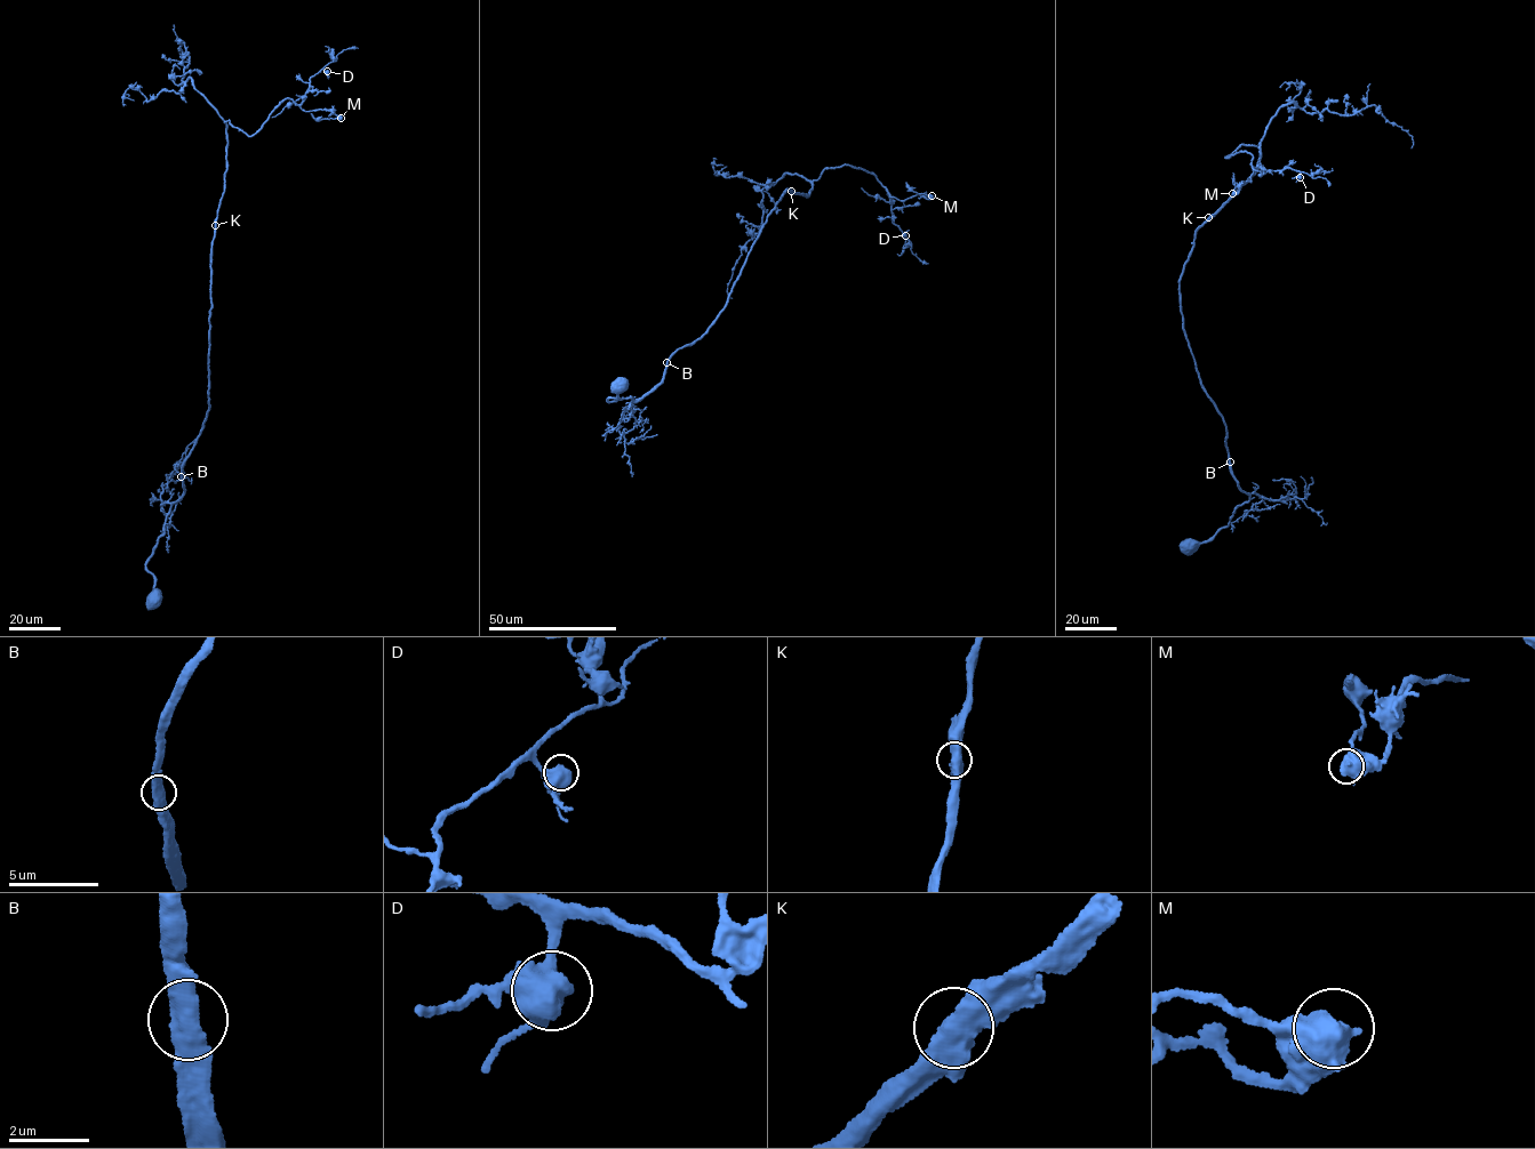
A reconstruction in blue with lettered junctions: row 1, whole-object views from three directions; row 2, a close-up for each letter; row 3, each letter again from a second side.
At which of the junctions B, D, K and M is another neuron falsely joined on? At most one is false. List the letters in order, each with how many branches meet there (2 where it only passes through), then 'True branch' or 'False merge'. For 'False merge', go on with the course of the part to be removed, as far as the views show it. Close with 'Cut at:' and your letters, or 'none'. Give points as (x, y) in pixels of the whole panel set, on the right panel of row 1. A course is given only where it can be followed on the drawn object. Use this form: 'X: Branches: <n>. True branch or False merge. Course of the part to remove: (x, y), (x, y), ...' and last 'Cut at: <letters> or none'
B: Branches: 2. True branch
D: Branches: 2. True branch
K: Branches: 2. True branch
M: Branches: 2. True branch
Cut at: none

